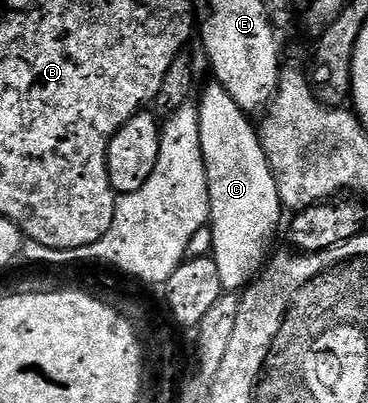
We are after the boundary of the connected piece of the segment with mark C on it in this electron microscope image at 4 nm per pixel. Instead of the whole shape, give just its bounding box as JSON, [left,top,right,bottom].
[199,83,283,291]

